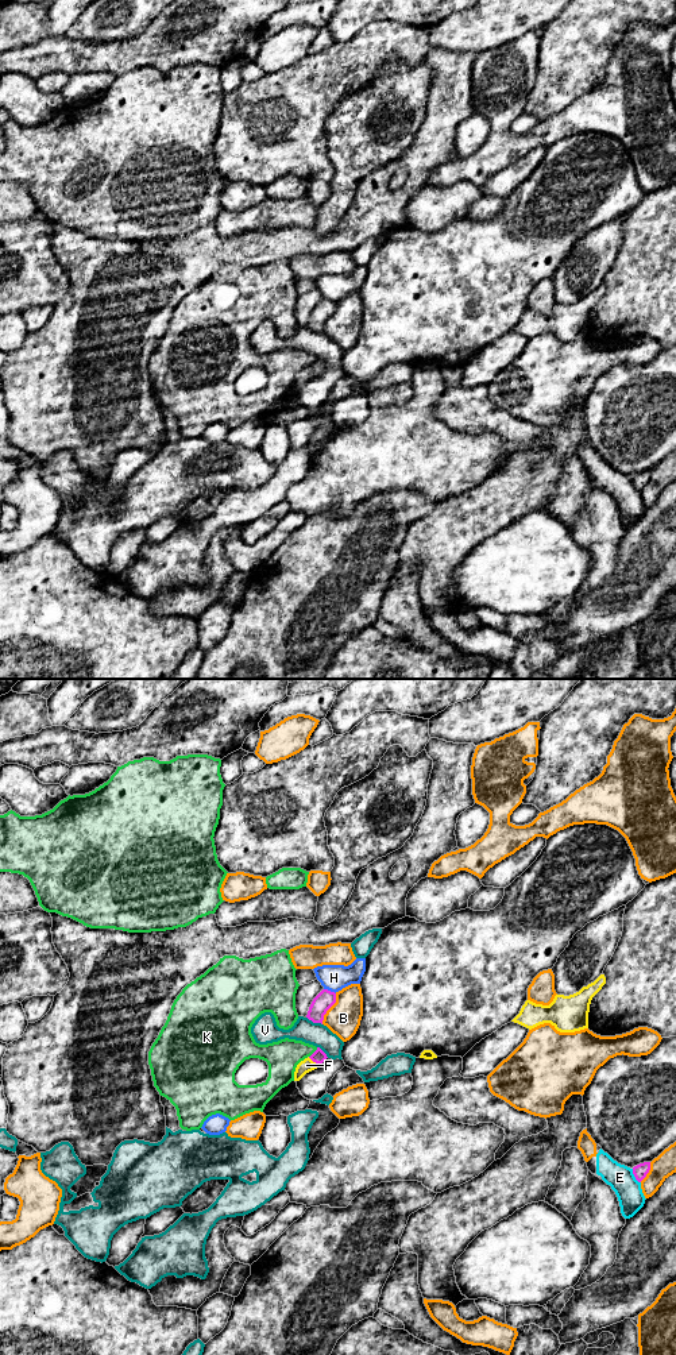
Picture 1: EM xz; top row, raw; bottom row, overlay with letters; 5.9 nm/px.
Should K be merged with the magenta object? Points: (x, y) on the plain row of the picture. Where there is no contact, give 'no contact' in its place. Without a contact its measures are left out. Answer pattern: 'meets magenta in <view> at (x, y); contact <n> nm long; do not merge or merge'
meets magenta in xz at (313, 362); contact 80 nm long; do not merge

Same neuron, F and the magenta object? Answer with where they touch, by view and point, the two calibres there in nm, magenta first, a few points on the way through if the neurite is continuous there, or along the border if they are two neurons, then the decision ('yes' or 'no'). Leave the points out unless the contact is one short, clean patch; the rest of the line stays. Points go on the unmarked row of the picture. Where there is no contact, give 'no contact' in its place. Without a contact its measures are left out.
contact xz (315, 370); calibres 80 and 80 nm; no

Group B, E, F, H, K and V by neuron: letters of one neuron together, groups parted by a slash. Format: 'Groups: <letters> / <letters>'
Groups: B E / F H V / K

